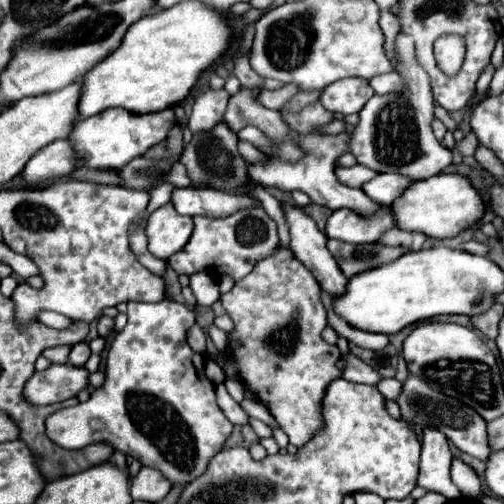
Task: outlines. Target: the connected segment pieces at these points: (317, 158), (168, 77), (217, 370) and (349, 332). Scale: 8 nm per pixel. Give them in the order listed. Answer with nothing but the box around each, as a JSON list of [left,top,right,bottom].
[[249,132,379,218],[77,2,231,120],[205,359,226,385],[321,292,389,350]]

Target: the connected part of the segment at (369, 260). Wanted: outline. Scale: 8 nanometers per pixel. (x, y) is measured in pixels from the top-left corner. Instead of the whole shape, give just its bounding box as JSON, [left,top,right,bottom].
[327,240,405,278]

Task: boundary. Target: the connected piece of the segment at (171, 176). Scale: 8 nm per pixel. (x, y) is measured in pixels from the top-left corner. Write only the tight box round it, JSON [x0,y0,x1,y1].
[165,162,191,188]

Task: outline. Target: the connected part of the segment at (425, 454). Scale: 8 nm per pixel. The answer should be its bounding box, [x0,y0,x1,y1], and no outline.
[417,426,459,498]

